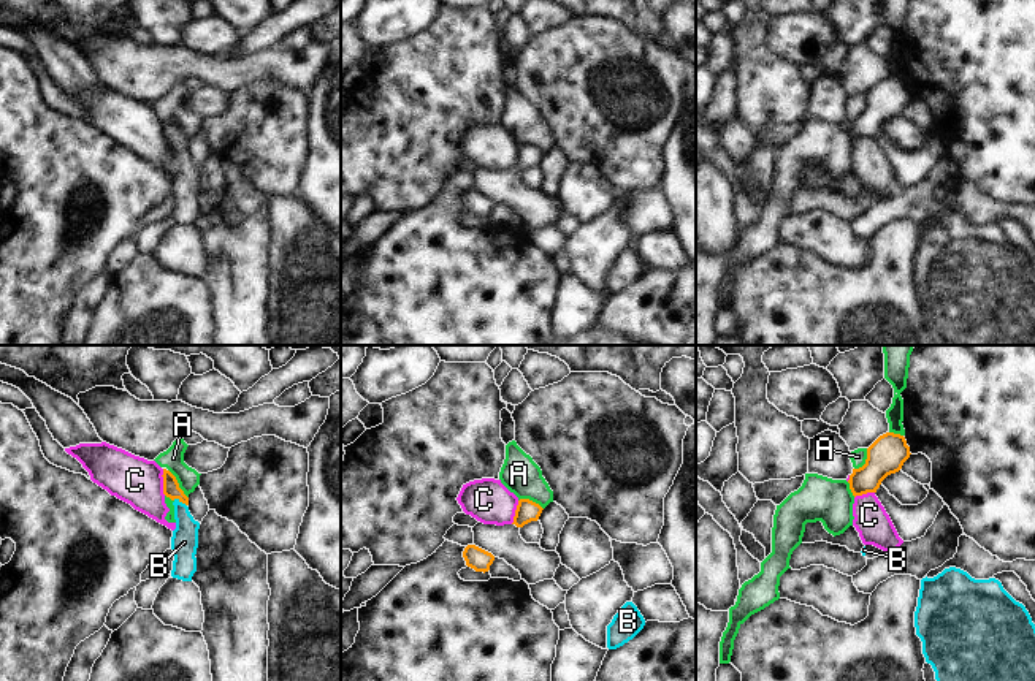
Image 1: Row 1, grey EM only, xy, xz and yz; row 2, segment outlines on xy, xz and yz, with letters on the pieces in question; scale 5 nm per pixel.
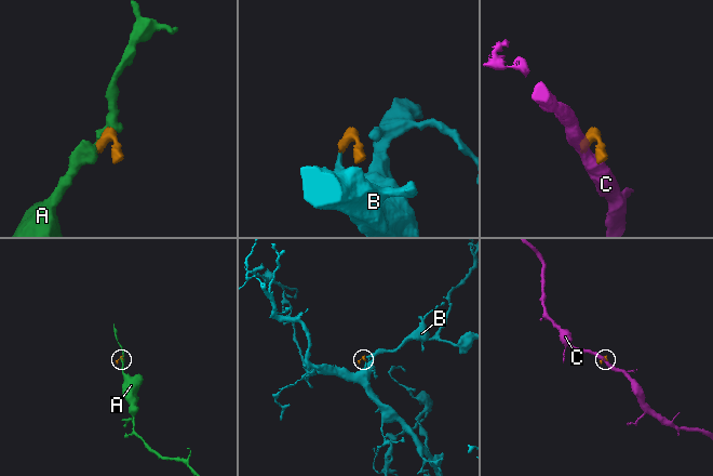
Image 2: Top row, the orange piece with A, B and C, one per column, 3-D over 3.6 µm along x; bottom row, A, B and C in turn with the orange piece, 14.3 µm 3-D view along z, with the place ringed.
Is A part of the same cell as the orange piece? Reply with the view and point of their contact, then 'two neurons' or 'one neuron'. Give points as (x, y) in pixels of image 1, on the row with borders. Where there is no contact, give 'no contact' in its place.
contact xy (178, 483); two neurons

